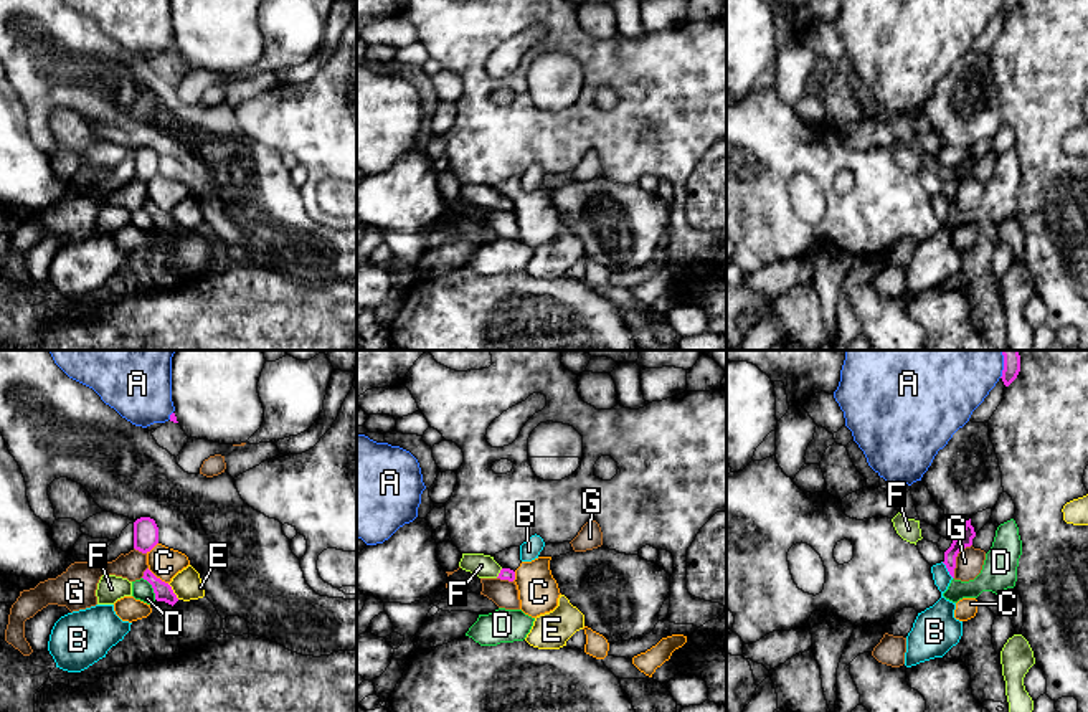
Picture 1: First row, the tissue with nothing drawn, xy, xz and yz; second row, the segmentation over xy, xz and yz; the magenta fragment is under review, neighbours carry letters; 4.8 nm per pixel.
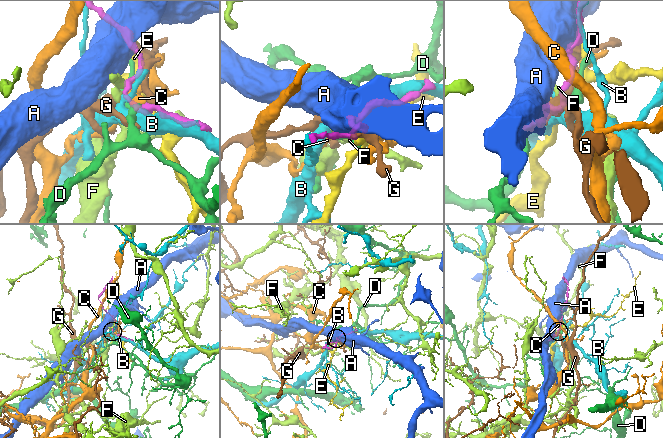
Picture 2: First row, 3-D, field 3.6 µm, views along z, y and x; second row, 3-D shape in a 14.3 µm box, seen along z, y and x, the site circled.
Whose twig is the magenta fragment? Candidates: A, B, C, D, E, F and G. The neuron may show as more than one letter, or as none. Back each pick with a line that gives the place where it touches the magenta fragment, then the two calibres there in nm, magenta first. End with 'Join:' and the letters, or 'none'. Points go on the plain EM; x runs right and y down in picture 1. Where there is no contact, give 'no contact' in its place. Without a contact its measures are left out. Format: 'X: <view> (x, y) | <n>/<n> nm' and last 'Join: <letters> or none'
F: xz (499, 204) | 60/110 nm
Join: F

